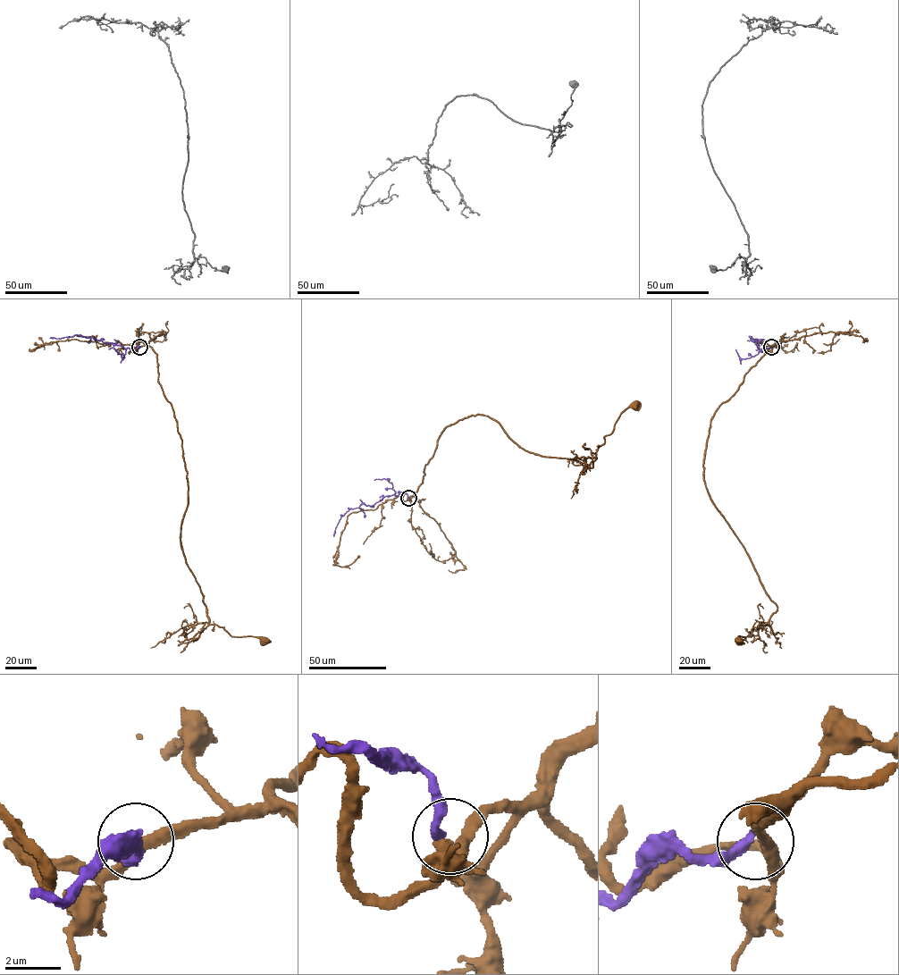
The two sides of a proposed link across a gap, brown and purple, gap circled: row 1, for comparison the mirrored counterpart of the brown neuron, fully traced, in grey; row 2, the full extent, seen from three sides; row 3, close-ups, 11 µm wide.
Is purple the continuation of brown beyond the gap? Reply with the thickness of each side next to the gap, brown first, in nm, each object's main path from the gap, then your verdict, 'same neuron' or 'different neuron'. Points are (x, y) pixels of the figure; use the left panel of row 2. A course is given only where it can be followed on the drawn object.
calibres 400 and 340 nm; course brown (139, 347), (156, 354), (177, 421), (189, 495), (180, 541), (209, 624), (264, 641); course purple (139, 347), (131, 351), (120, 345), (76, 334), (50, 338); different neuron

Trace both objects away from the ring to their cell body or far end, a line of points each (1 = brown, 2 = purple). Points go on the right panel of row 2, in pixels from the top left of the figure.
1: (771, 348), (714, 413), (704, 454), (709, 499), (777, 607), (768, 621), (738, 641)
2: (771, 348), (762, 352), (763, 349), (757, 346), (758, 341), (751, 338), (764, 340)

